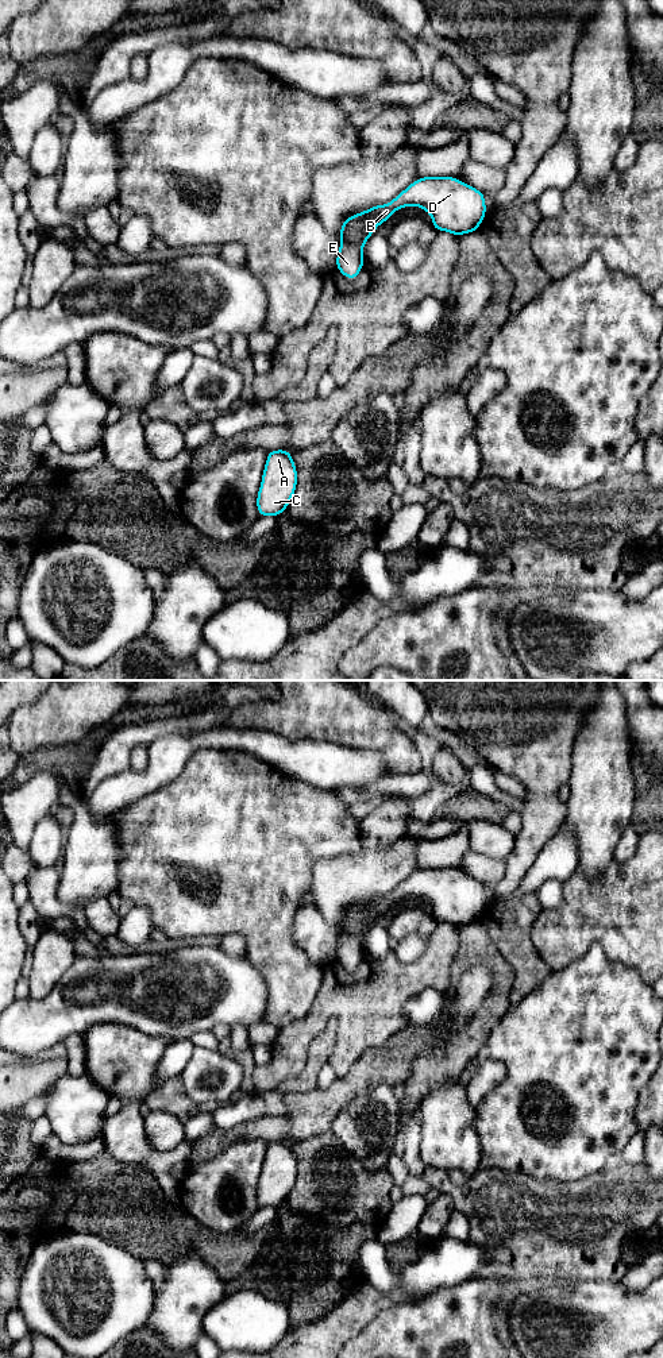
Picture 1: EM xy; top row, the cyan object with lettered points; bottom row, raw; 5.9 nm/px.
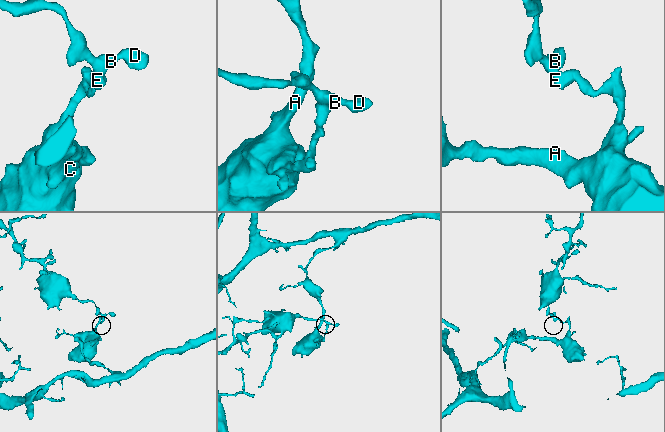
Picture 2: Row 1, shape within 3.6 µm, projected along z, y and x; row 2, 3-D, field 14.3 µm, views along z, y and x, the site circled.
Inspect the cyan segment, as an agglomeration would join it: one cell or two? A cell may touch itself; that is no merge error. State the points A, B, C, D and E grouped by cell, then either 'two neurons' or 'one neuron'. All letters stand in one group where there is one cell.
A C E / B D; two neurons

